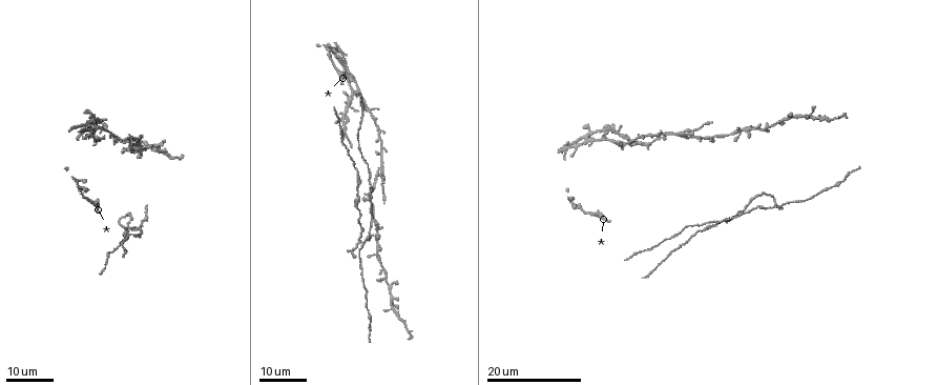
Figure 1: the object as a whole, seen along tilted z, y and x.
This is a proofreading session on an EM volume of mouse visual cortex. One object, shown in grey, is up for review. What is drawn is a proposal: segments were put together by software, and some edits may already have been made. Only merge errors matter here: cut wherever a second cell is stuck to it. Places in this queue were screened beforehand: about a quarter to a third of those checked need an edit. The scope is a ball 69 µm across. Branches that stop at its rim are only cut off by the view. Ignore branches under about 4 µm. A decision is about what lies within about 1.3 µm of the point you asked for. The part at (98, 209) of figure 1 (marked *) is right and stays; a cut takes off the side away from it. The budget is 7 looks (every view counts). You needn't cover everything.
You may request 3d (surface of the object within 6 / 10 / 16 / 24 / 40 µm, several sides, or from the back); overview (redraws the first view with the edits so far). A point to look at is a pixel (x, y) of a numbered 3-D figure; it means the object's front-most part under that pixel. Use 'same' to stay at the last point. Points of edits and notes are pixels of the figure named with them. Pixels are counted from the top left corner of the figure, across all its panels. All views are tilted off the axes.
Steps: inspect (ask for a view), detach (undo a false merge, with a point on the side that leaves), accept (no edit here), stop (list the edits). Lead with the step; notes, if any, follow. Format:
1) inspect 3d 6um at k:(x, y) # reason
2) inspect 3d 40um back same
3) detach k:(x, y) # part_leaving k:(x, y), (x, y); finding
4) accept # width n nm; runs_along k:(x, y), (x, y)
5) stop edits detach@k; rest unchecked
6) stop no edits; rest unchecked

inspect 3d 16um at 1:(352, 93) # a fork

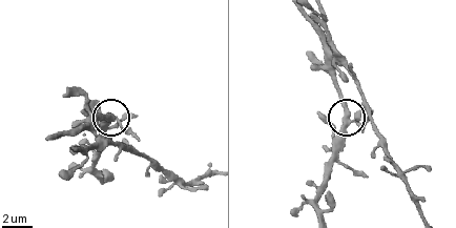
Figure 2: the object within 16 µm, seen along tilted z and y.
inspect 3d 10um at 2:(344, 120) # zoom in

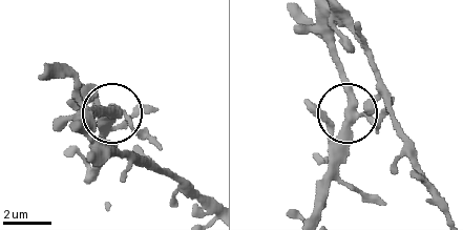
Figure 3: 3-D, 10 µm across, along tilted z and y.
inspect 3d 10um back at 3:(353, 114) # other side

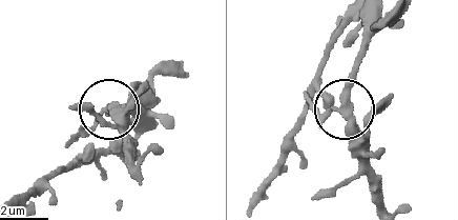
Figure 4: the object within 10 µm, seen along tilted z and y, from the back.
accept # arms 3; all the same cell

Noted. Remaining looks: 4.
inspect 3d 24um at 1:(96, 127) # arms part here

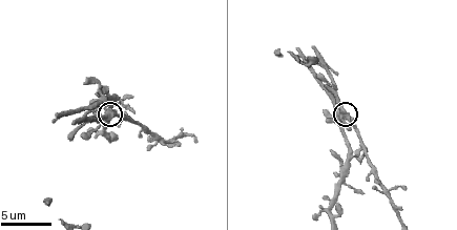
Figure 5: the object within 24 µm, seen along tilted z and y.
inspect 3d 10um at 5:(106, 113)

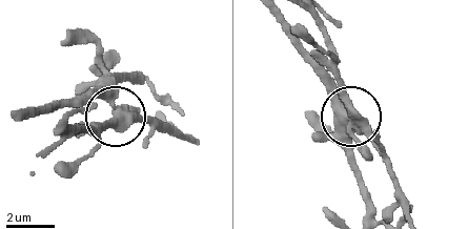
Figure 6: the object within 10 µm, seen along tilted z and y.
accept # side_arm 9 um; continuous, no second cell

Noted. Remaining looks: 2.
inspect 3d 24um at 1:(684, 135)

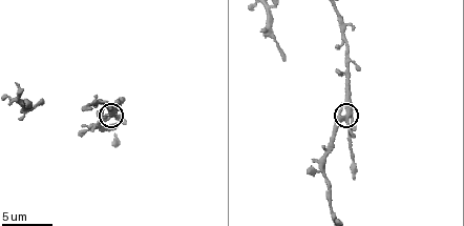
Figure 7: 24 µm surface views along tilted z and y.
inspect 3d 6um at 7:(343, 120)

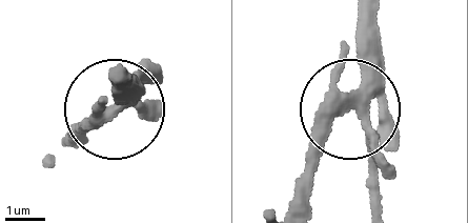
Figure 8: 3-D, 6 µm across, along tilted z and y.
accept # side_arm 7 um; runs_along 8:(361, 15), (357, 114), (381, 196); one cell here

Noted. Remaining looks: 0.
stop no edits; rest unchecked

